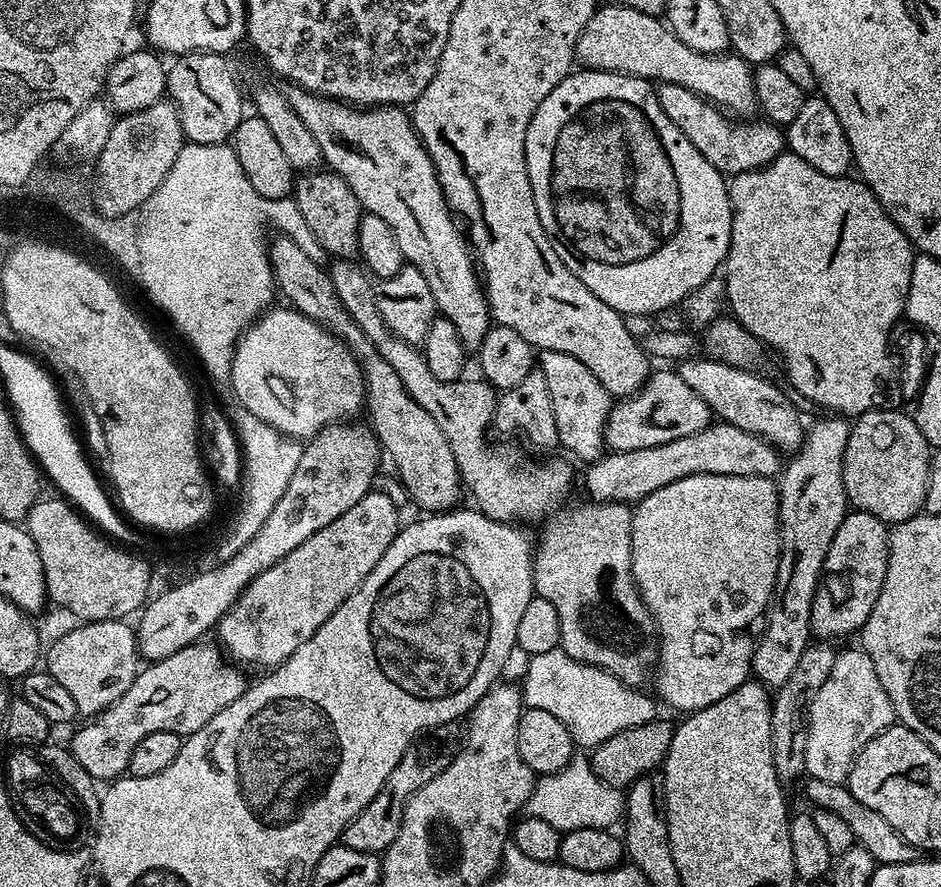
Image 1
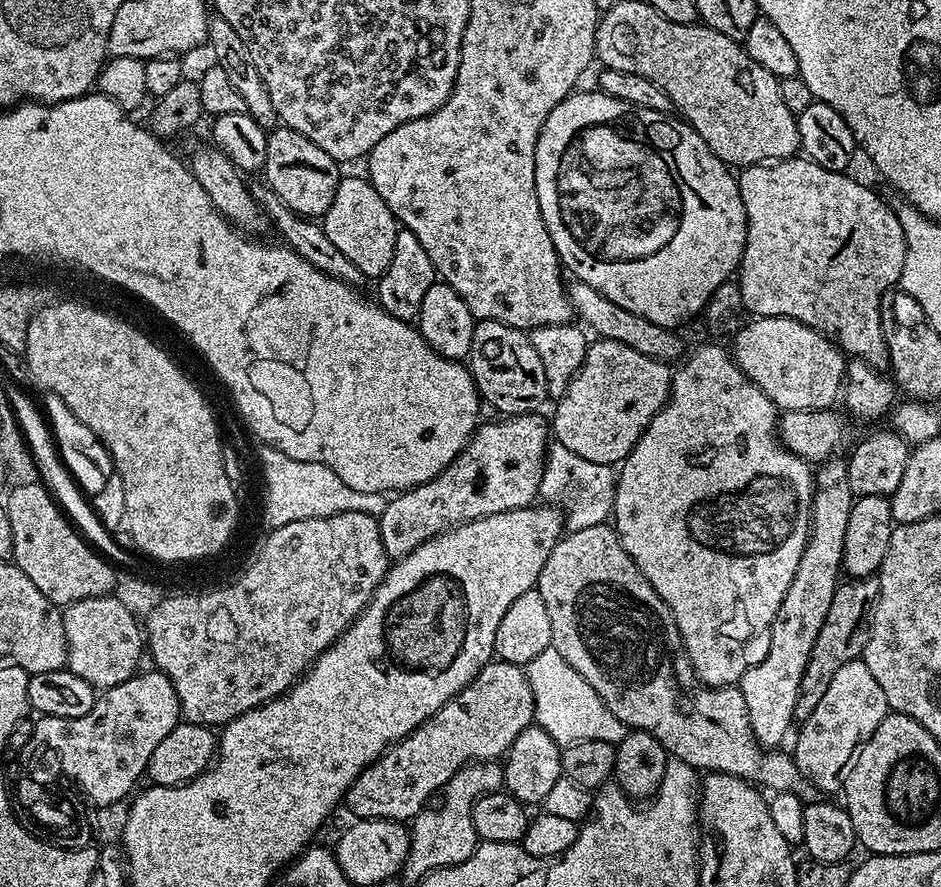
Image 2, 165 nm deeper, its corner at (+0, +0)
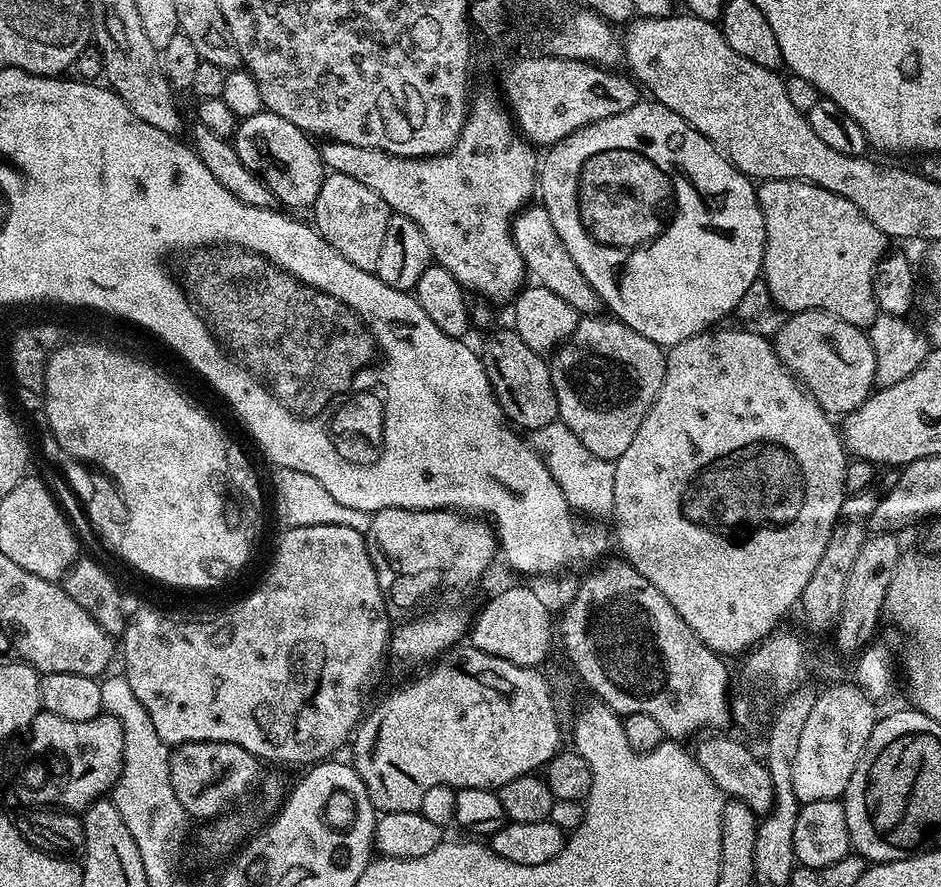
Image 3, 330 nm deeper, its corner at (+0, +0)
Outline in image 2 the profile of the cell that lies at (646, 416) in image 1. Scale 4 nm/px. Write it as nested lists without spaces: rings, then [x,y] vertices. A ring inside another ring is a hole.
[[[593,339],[588,346],[588,353],[582,367],[568,384],[563,396],[555,401],[556,413],[550,416],[550,432],[555,443],[566,446],[574,454],[590,462],[606,465],[619,465],[632,453],[632,447],[640,440],[648,424],[660,413],[672,395],[673,369],[663,360],[646,358],[622,342]]]

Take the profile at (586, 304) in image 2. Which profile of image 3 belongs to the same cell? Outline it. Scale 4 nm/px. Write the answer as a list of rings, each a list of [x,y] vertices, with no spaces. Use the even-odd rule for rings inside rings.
[[[529,206],[517,212],[512,218],[512,237],[518,254],[522,254],[524,270],[532,284],[540,284],[546,290],[558,294],[558,298],[570,302],[570,306],[574,306],[574,310],[581,314],[601,311],[598,294],[590,282],[586,282],[582,270],[578,270],[578,262],[570,258],[570,250],[566,250],[562,238],[558,238],[558,230],[554,230],[554,222],[550,222],[550,214],[543,206]]]

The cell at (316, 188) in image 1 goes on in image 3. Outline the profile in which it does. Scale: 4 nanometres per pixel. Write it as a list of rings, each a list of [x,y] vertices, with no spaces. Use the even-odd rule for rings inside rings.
[[[265,110],[245,116],[237,123],[234,143],[238,158],[242,158],[244,165],[252,172],[259,172],[285,209],[311,209],[318,198],[318,190],[322,190],[326,169],[319,147],[309,133],[294,126],[294,122],[286,122],[286,118]]]

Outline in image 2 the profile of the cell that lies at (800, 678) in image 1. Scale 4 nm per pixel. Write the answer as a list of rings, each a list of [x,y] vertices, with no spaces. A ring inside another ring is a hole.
[[[875,575],[864,579],[852,578],[847,582],[837,587],[830,602],[830,610],[826,610],[826,622],[822,622],[822,630],[818,630],[818,638],[814,642],[814,650],[810,650],[810,662],[806,662],[806,674],[802,674],[802,686],[796,703],[797,721],[803,722],[810,714],[814,714],[814,706],[822,702],[822,694],[826,694],[834,674],[838,674],[838,670],[842,670],[846,662],[863,657],[868,641],[868,625],[872,623],[872,607],[878,598],[880,582]]]

